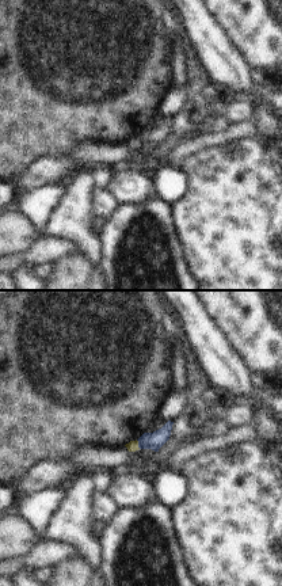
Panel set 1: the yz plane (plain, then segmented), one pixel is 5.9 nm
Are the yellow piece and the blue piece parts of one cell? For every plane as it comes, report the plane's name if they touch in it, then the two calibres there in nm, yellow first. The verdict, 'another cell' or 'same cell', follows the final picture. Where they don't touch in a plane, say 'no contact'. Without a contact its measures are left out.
yz | 60/100 nm

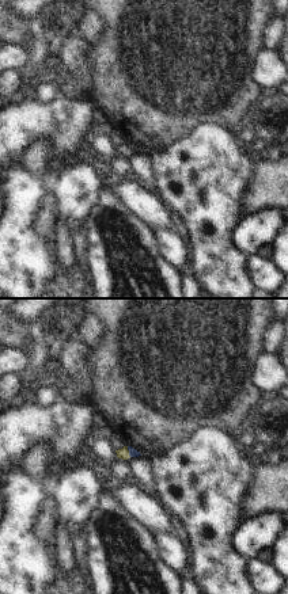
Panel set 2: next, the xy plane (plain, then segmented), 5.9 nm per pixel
xy | 70/50 nm

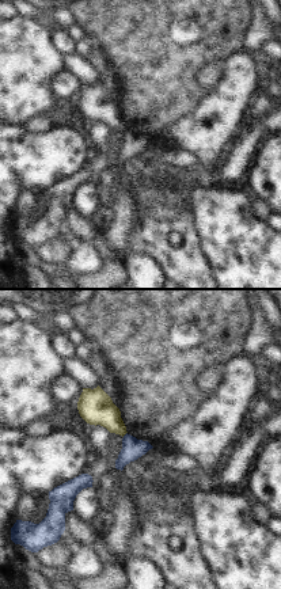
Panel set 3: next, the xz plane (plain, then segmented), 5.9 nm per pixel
xz | 200/130 nm

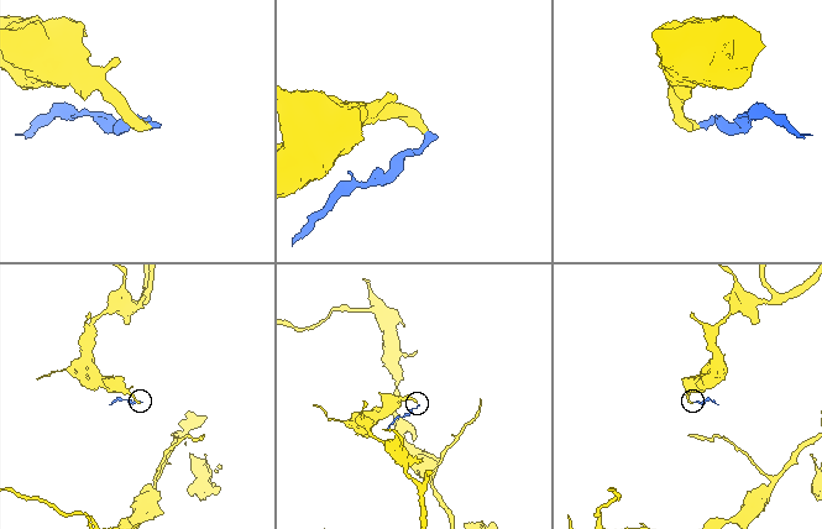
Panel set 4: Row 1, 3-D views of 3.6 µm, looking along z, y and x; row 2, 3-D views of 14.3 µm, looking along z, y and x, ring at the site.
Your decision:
another cell

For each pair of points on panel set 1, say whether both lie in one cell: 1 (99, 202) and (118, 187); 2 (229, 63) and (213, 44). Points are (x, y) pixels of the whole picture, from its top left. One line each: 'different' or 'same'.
1: different
2: same

